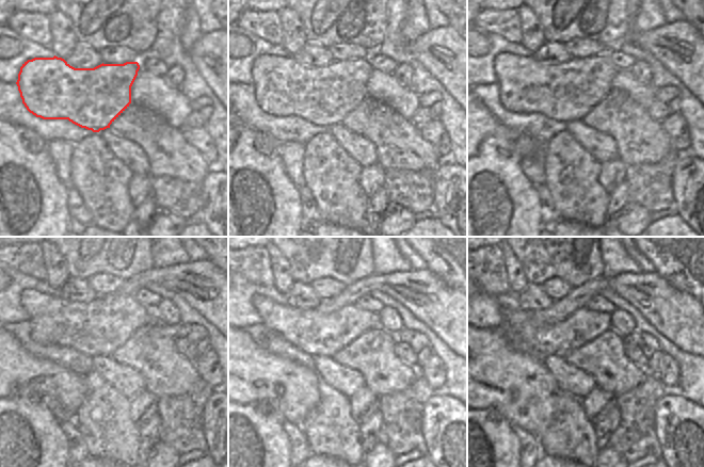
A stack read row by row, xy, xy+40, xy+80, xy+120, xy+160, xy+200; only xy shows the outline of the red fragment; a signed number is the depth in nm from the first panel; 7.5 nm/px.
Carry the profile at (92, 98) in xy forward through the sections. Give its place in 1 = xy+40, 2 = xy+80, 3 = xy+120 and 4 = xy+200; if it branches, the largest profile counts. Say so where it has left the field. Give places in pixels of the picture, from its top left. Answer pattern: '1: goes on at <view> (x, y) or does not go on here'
1: goes on at xy+40 (323, 96)
2: goes on at xy+80 (568, 92)
3: goes on at xy+120 (97, 328)
4: goes on at xy+200 (514, 318)

